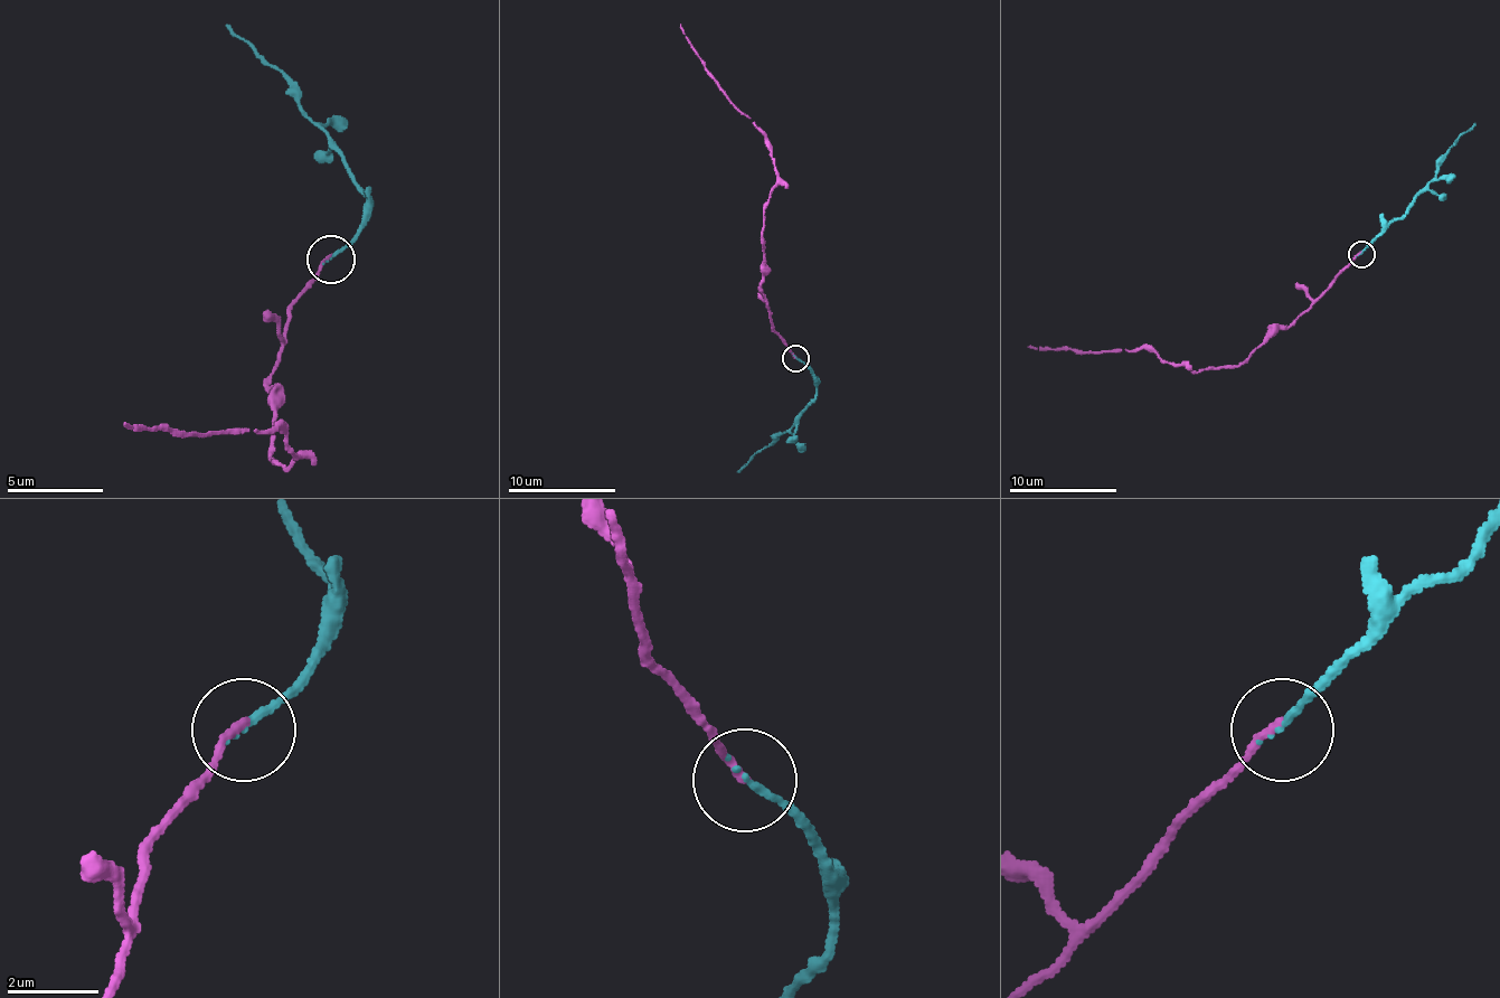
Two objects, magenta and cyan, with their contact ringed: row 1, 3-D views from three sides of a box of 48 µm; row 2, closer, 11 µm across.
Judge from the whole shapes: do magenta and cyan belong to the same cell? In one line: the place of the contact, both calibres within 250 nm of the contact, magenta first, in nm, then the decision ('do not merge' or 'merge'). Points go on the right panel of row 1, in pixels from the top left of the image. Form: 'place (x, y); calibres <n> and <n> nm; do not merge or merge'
place (1361, 254); calibres 190 and 140 nm; merge

